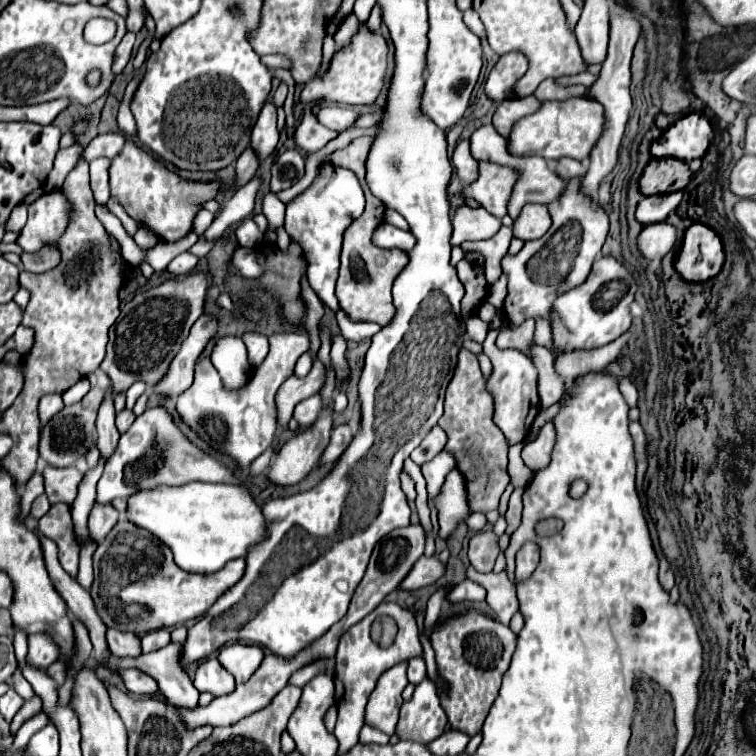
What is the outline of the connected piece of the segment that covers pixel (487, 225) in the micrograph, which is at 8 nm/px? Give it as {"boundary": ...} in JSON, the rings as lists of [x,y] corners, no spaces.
{"boundary":[[[461,207],[453,217],[453,245],[463,241],[491,239],[501,229],[501,221],[491,215],[485,207]]]}

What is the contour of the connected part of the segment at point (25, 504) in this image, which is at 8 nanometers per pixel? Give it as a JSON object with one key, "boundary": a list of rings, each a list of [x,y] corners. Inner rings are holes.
{"boundary":[[[41,469],[35,471],[35,475],[29,479],[29,483],[21,489],[21,503],[19,503],[19,513],[21,519],[25,519],[29,515],[29,509],[31,509],[31,503],[37,499],[37,495],[41,495],[45,489],[43,489],[43,477],[41,477]]]}

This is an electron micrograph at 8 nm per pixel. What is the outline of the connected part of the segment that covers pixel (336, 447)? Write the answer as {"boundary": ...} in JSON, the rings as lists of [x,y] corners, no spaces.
{"boundary":[[[339,425],[339,427],[335,427],[335,429],[333,429],[333,435],[331,435],[331,443],[329,443],[329,447],[325,449],[321,463],[337,461],[337,459],[343,455],[343,451],[349,447],[353,435],[355,435],[355,431],[351,429],[351,425]]]}

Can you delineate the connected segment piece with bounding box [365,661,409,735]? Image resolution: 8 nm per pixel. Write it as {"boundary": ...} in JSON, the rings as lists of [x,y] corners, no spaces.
{"boundary":[[[407,661],[401,665],[397,663],[395,667],[387,669],[379,681],[375,691],[369,697],[367,711],[365,711],[365,723],[371,723],[373,727],[385,731],[387,735],[395,733],[397,719],[399,719],[399,709],[403,705],[401,691],[407,685]]]}

